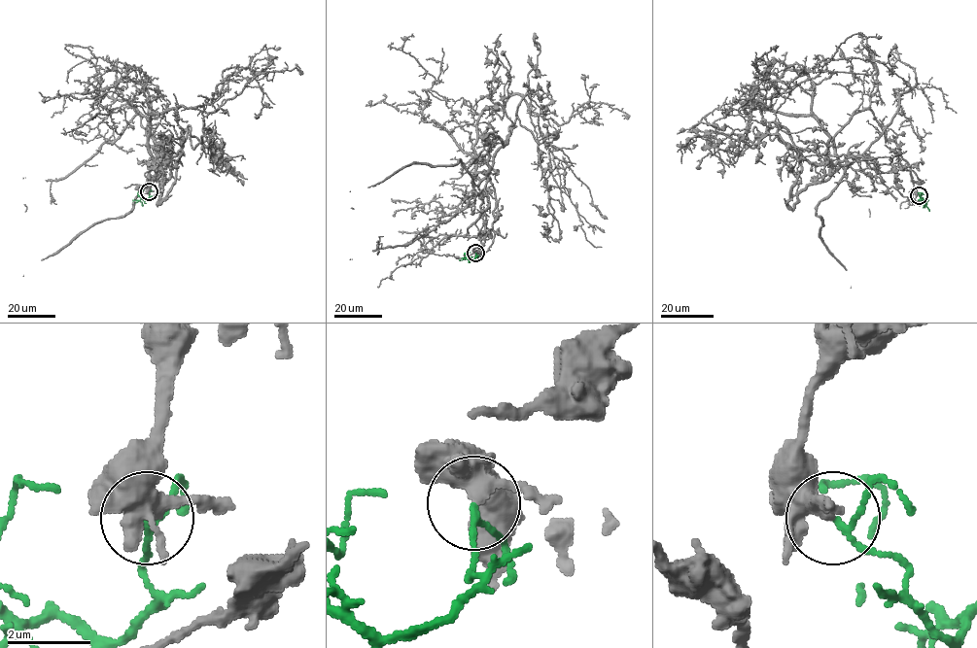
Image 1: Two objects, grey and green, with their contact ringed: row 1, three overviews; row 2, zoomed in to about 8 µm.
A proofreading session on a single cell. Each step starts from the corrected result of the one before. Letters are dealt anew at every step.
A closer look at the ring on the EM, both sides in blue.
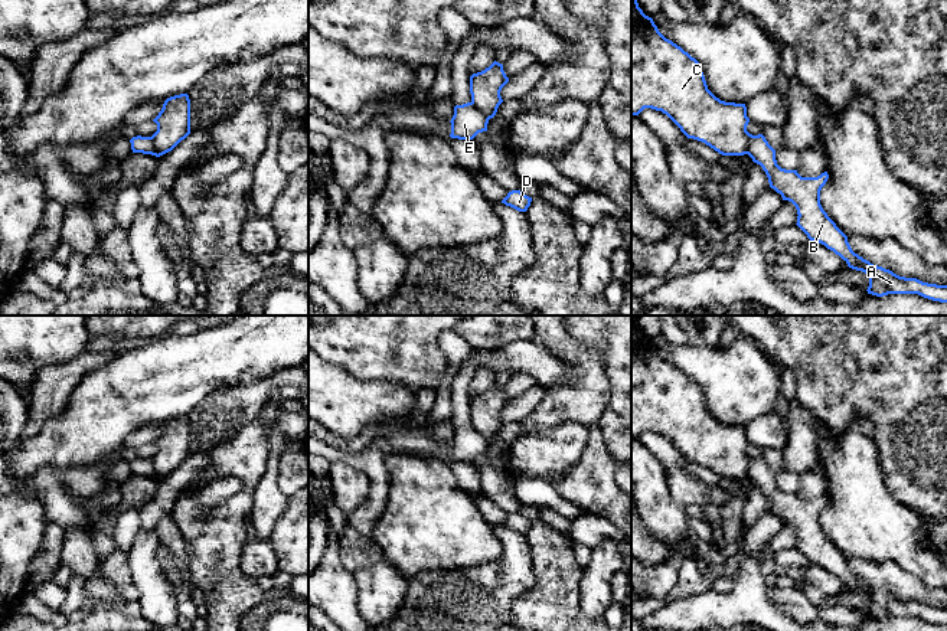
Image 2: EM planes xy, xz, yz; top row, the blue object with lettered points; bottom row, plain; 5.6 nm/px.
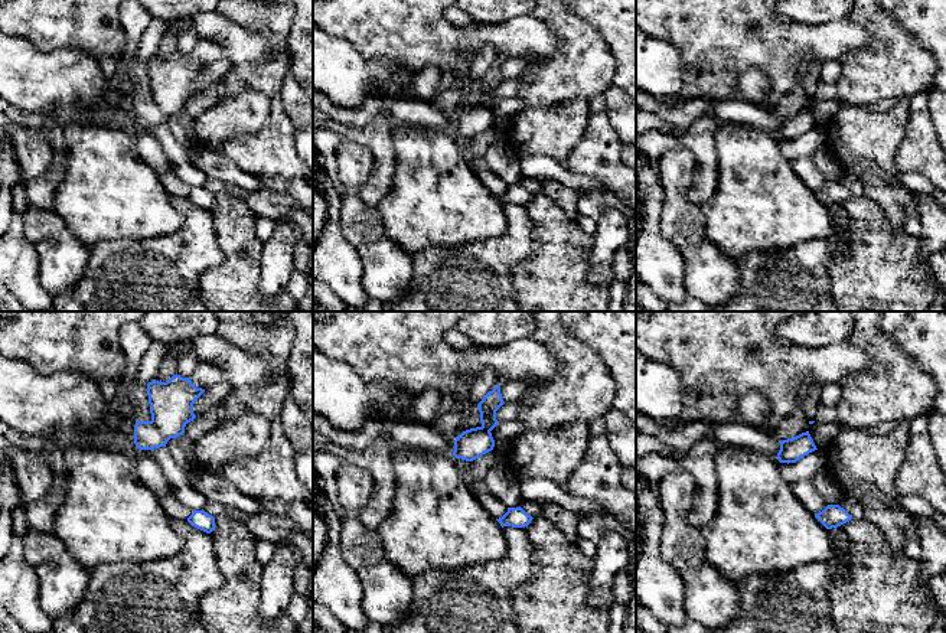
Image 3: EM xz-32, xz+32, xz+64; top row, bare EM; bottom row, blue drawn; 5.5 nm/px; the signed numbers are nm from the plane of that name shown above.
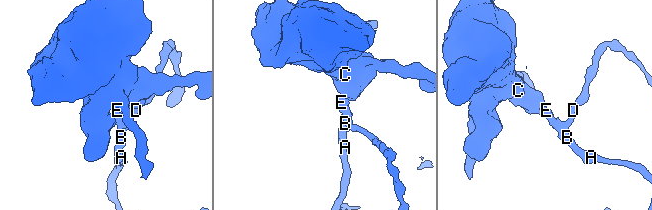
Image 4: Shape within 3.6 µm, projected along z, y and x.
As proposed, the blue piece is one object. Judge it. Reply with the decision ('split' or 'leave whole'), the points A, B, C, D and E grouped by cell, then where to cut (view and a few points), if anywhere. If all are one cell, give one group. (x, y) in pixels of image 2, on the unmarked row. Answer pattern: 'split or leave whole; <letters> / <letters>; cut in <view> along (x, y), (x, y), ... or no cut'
split; A B D E / C; cut in xz along (472, 424), (489, 441)

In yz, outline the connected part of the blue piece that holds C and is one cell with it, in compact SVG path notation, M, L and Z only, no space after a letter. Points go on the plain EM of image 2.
M631 316L631 438L644 431L662 434L688 461L702 464L722 478L747 477L754 460L747 454L745 426L716 421L708 412L699 385L659 354L639 330L637 316Z

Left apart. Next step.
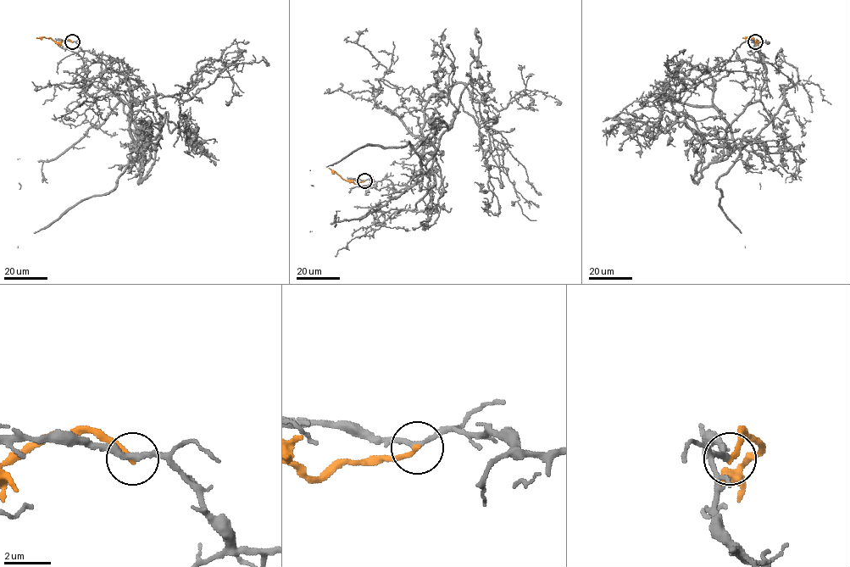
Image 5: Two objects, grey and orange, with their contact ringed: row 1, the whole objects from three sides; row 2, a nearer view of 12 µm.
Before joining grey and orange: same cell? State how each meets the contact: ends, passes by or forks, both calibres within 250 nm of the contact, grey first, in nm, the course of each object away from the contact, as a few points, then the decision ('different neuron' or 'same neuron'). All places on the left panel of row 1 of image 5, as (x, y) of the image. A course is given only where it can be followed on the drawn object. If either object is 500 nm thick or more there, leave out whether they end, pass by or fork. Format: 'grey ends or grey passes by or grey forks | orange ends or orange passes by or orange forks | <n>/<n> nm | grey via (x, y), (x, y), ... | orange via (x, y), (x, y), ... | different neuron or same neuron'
grey passes by | orange ends | 220/220 nm | grey via (72, 41), (100, 58), (130, 124), (134, 102), (185, 93), (199, 61), (222, 61), (244, 92) | orange via (72, 41), (64, 39), (57, 42), (50, 38), (36, 37) | different neuron

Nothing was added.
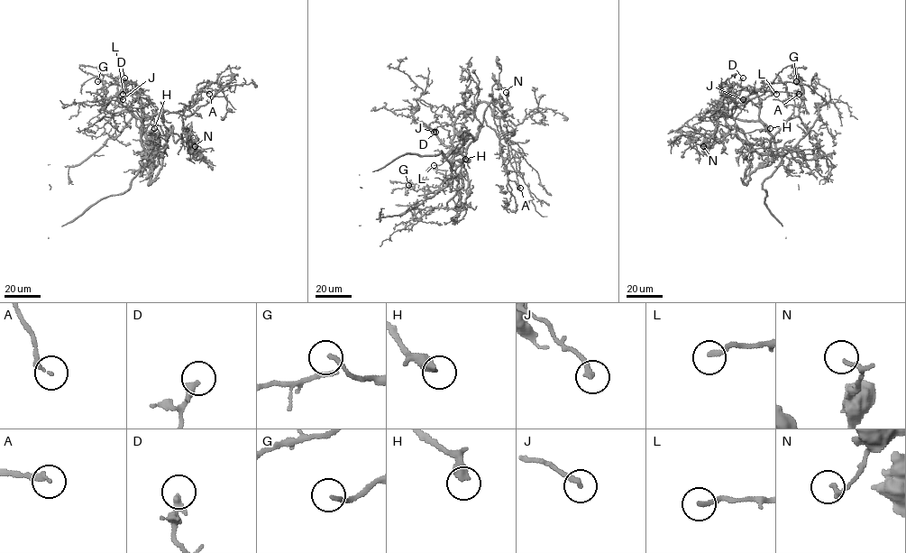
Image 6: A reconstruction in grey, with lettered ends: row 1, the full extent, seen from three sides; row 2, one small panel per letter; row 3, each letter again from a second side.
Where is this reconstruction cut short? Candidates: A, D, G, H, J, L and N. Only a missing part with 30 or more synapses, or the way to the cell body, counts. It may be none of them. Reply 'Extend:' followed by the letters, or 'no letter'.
Extend: A, H, L

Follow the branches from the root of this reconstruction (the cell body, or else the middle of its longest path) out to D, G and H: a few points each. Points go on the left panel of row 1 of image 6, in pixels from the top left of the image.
D: (142, 121), (141, 101), (122, 88), (125, 84), (124, 78)
G: (142, 121), (141, 135), (141, 121), (123, 105), (117, 82), (105, 75), (97, 81)
H: (142, 121), (144, 125), (150, 124), (154, 128)

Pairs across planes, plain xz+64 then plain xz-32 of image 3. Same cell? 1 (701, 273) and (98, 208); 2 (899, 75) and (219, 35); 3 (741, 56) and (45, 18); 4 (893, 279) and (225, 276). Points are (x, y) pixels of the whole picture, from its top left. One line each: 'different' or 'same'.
1: same
2: different
3: same
4: same

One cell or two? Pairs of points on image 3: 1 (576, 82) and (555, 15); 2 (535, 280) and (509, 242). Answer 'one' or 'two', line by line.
1: one
2: two

